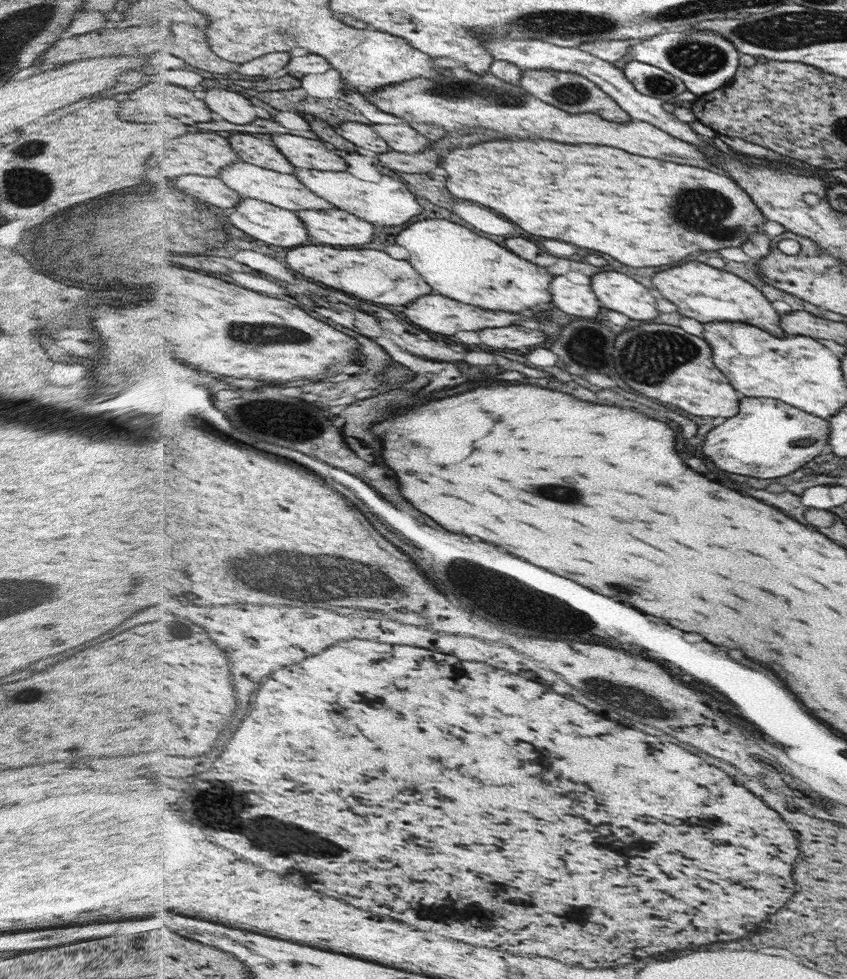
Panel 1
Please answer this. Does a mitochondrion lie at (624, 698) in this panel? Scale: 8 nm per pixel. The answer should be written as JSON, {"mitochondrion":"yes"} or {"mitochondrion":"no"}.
{"mitochondrion":"yes"}

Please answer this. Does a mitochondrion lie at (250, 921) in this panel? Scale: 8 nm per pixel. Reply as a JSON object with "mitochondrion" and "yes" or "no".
{"mitochondrion":"no"}

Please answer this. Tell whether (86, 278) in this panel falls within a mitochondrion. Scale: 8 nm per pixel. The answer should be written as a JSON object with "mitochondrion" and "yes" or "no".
{"mitochondrion":"yes"}

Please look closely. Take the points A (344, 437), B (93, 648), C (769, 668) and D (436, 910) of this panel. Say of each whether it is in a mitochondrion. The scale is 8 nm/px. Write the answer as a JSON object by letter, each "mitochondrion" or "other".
{"A":"other","B":"other","C":"other","D":"mitochondrion"}

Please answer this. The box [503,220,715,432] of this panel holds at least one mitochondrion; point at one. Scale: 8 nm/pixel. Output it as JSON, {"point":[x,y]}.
{"point":[638,351]}

